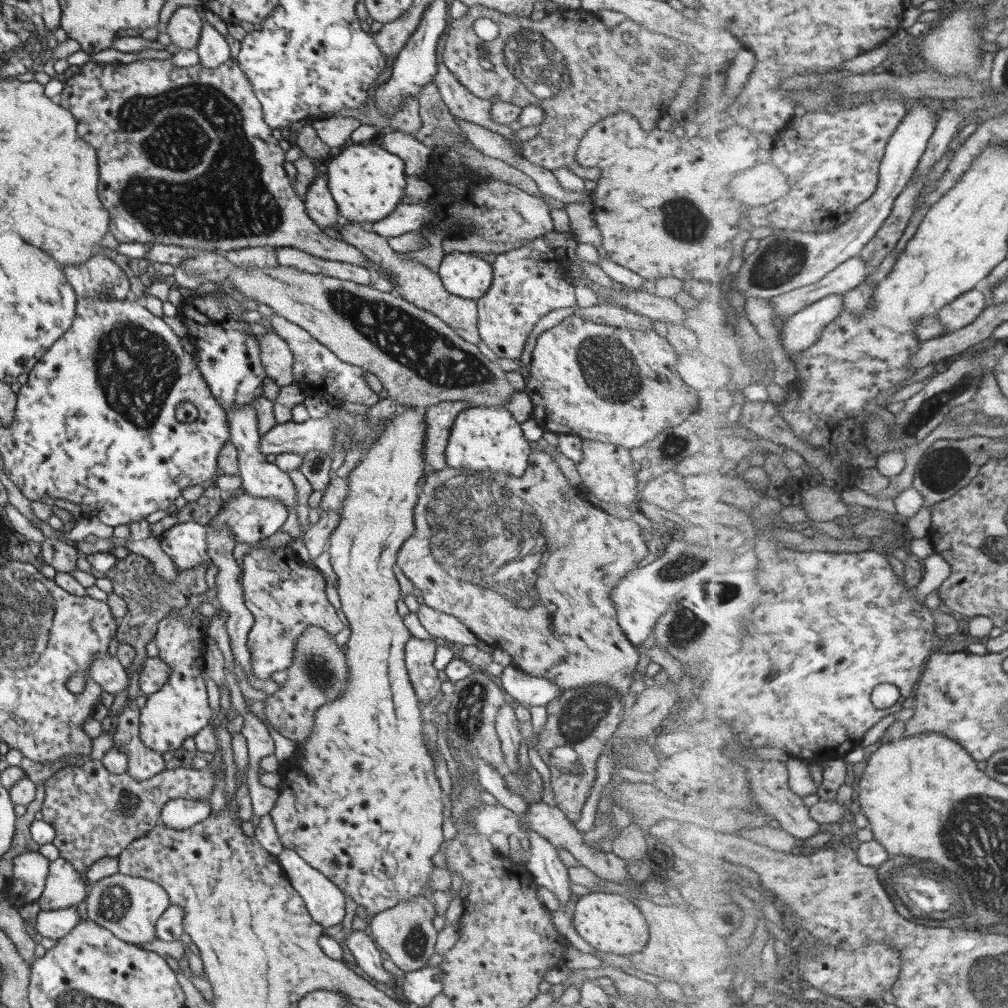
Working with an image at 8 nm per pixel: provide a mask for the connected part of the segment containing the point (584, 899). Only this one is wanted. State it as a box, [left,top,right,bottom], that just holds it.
[572,891,648,955]

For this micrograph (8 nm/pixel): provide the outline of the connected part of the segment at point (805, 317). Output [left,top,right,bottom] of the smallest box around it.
[780,294,845,360]

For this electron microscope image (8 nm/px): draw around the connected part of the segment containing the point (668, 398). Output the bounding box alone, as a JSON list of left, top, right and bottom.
[523,316,699,449]

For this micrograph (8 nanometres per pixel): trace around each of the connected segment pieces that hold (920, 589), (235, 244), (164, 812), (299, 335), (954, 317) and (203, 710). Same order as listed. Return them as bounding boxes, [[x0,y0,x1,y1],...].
[[914,553,952,602],[55,59,388,277],[159,797,211,830],[262,315,378,407],[937,290,989,333],[138,616,212,753]]

